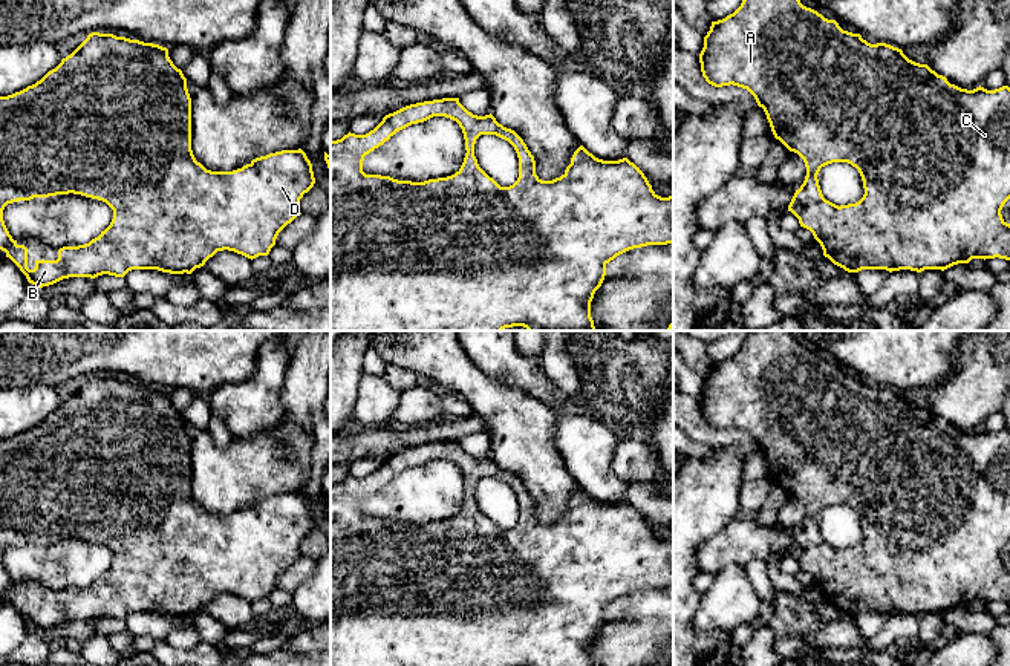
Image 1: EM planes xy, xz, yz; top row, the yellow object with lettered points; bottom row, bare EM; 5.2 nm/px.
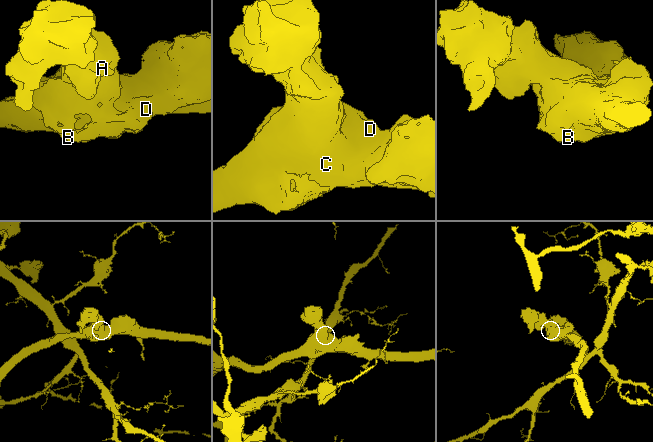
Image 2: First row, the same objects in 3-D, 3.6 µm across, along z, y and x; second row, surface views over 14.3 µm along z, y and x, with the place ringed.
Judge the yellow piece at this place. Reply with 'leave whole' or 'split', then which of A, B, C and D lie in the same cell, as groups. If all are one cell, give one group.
leave whole; A B C D

